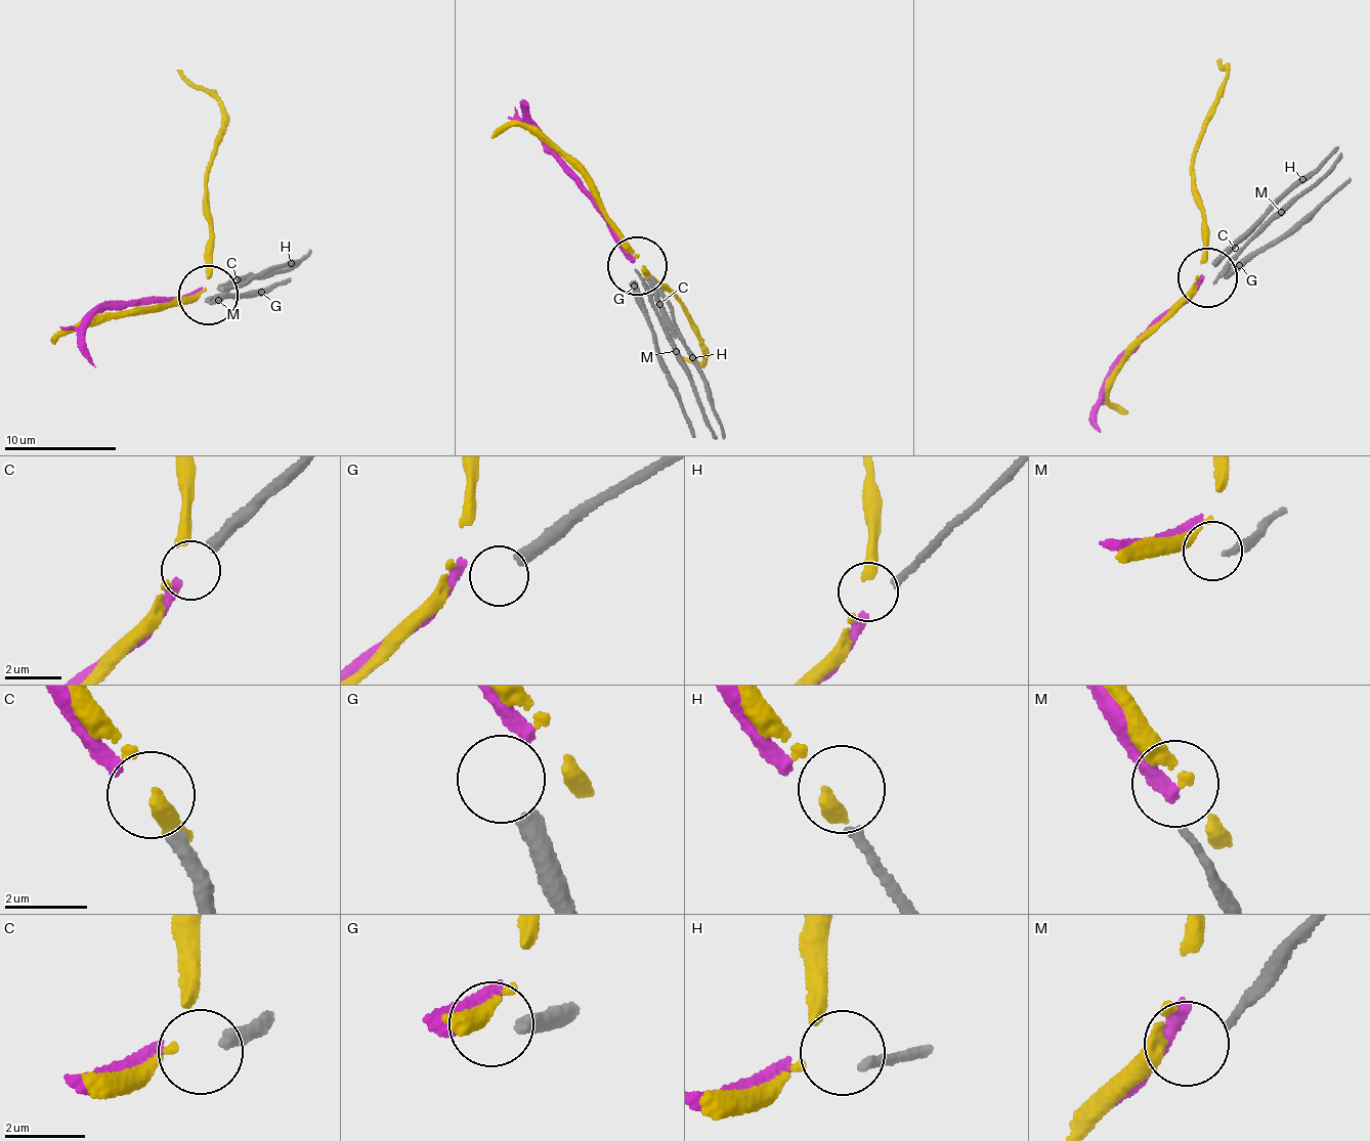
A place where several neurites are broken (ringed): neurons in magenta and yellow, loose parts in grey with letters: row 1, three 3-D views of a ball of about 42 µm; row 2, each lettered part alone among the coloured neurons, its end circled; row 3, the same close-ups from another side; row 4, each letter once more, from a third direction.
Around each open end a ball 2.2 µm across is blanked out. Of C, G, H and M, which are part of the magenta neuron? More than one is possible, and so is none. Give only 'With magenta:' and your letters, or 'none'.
With magenta: C

